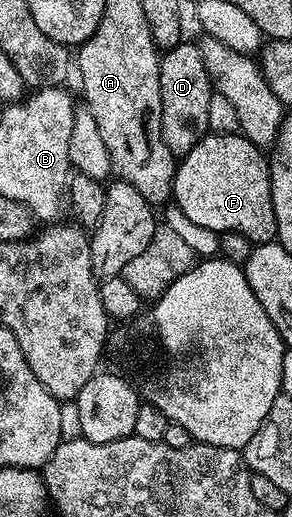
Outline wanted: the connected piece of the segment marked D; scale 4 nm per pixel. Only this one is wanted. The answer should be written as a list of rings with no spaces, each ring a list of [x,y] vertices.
[[[183,43],[161,54],[160,67],[160,127],[168,151],[176,159],[184,158],[200,139],[210,132],[208,99],[212,92],[210,76],[204,67],[204,57],[197,44]]]

